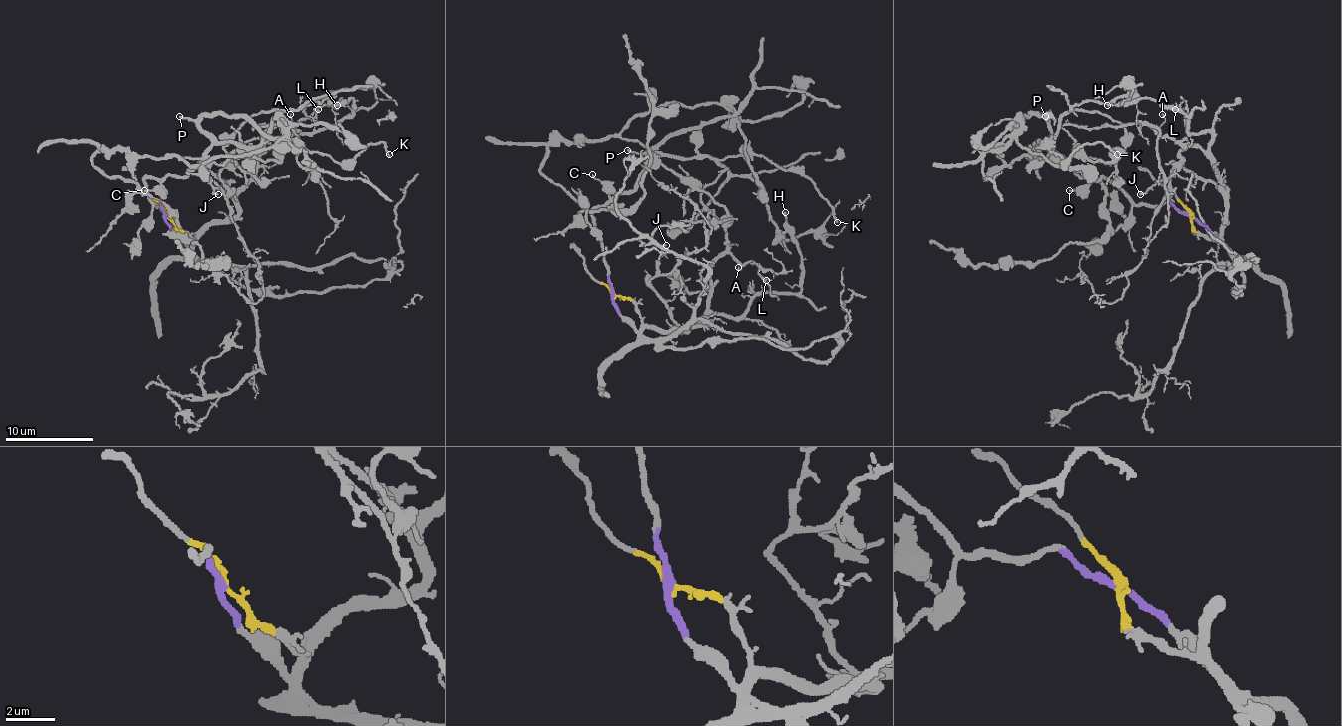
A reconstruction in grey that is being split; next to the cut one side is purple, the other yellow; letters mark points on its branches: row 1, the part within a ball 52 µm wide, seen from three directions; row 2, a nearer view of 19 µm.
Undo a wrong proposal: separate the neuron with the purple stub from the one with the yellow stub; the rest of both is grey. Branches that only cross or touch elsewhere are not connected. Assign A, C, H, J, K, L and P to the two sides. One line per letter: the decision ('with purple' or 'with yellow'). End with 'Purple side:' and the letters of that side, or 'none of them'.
A: with yellow
C: with purple
H: with yellow
J: with yellow
K: with purple
L: with yellow
P: with purple
Purple side: C, K, P

